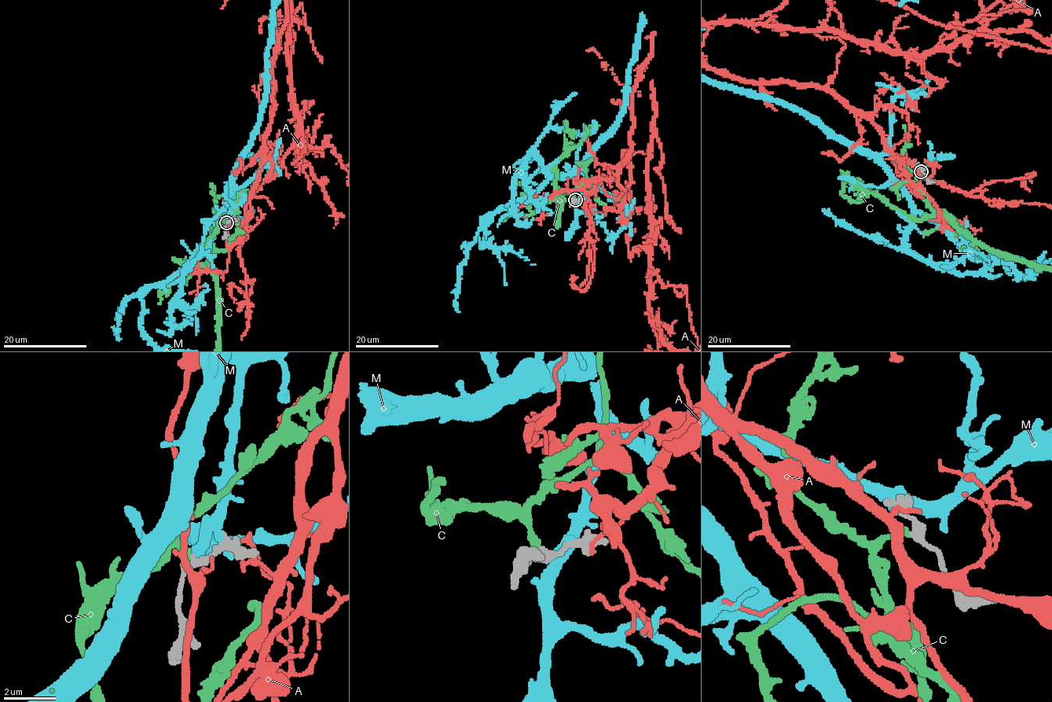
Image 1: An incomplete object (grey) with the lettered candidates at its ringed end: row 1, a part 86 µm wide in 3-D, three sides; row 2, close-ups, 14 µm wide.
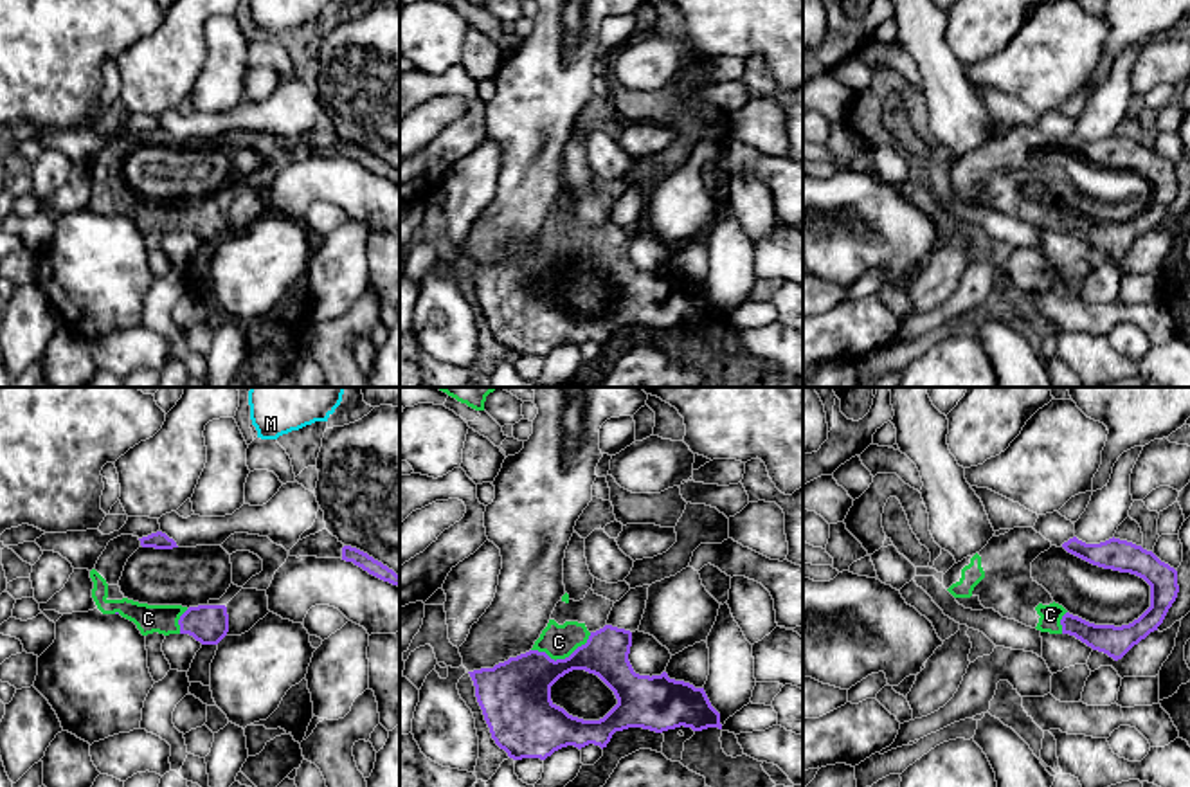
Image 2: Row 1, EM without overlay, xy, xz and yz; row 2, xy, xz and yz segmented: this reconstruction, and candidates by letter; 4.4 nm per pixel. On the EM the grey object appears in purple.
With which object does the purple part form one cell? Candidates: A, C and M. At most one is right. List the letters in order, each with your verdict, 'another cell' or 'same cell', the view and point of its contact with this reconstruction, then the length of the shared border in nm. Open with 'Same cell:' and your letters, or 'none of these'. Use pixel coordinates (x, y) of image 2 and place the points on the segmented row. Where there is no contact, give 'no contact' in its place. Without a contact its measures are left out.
Same cell: C
A: another cell; no contact
C: same cell; meets purple in xz at (562, 660); contact 280 nm long
M: another cell; no contact

